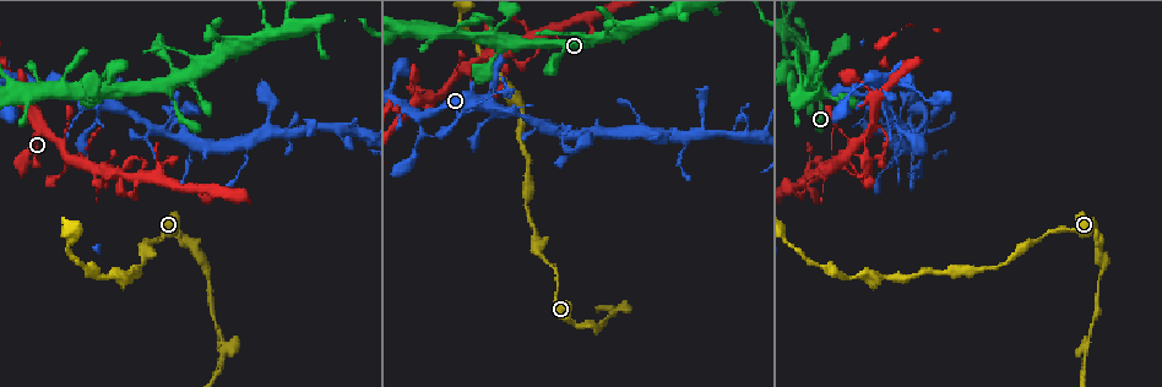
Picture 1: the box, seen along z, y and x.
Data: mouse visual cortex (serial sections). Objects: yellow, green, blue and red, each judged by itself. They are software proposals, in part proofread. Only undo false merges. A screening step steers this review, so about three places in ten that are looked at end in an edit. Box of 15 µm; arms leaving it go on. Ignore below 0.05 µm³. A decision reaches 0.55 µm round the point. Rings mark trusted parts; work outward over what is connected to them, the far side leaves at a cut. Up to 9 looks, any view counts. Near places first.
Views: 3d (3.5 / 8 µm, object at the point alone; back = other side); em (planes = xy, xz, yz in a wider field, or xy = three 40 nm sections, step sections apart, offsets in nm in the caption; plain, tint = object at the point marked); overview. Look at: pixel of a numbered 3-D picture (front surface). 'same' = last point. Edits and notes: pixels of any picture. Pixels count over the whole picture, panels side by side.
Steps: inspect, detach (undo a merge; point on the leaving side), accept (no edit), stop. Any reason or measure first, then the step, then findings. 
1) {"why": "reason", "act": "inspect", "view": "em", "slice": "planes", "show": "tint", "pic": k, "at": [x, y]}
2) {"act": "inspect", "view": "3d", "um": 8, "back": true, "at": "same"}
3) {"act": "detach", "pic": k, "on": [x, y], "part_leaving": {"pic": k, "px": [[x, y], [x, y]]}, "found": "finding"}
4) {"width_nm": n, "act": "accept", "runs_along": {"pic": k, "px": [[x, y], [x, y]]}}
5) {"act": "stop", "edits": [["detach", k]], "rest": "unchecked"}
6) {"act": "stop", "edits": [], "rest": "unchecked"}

{"act": "inspect", "view": "3d", "um": 8, "pic": 1, "at": [900, 133]}

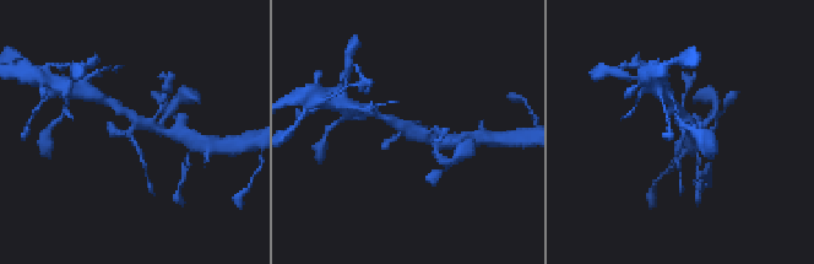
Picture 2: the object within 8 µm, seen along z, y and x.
{"why": "closer look", "act": "inspect", "view": "3d", "um": 3.5, "back": true, "pic": 2, "at": [132, 126]}

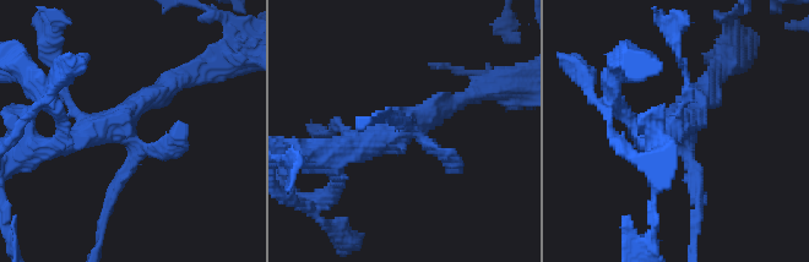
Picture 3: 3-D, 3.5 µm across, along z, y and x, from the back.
{"act": "inspect", "view": "em", "slice": "xy", "step": 1, "show": "tint", "pic": 3, "at": [685, 137]}

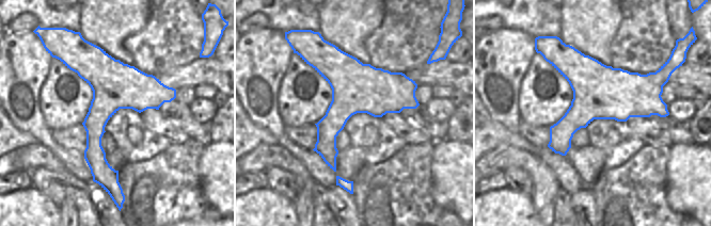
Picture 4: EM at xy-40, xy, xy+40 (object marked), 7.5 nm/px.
{"width_nm": 380, "act": "detach", "pic": 3, "on": [173, 151], "border": {"pic": 4, "px": [[325, 115], [331, 120], [336, 135]]}, "found": "a second cell is stuck on"}

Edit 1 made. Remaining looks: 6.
{"why": "calibre changes", "act": "inspect", "view": "3d", "um": 3.5, "pic": 1, "at": [494, 75]}

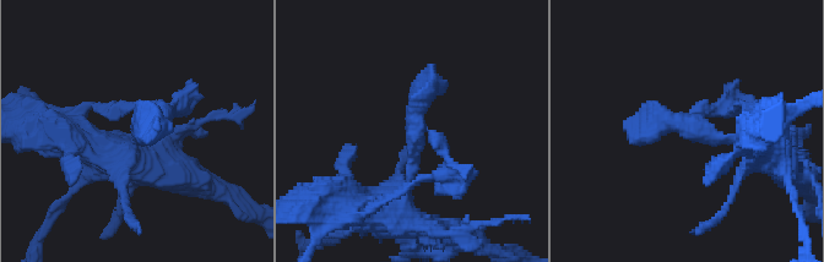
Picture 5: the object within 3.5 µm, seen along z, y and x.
{"why": "shape alone is not enough", "act": "inspect", "view": "em", "slice": "xy", "step": 5, "show": "tint", "pic": 5, "at": [682, 121]}

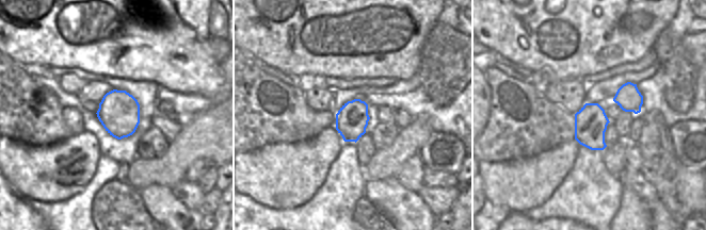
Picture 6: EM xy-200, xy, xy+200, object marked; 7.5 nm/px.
{"width_nm": 240, "act": "accept", "runs_along": {"pic": 5, "px": [[401, 194], [434, 65]]}, "found": "all the same cell"}

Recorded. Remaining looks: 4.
{"why": "abrupt turn", "act": "inspect", "view": "3d", "um": 3.5, "pic": 1, "at": [557, 45]}

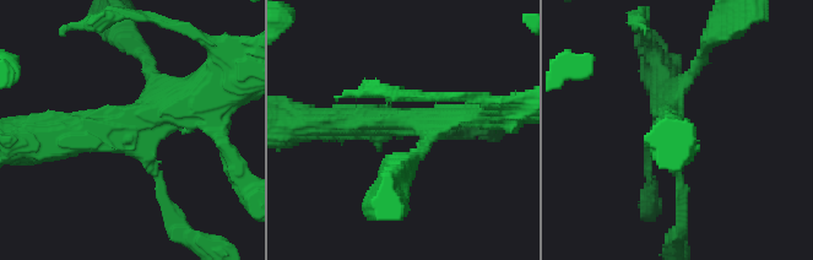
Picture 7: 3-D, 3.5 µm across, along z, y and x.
{"arms": 4, "arm_widths_nm": [150, 200, 300, 450], "act": "inspect", "view": "em", "slice": "xy", "step": 3, "show": "plain", "pic": 7, "at": [132, 142]}

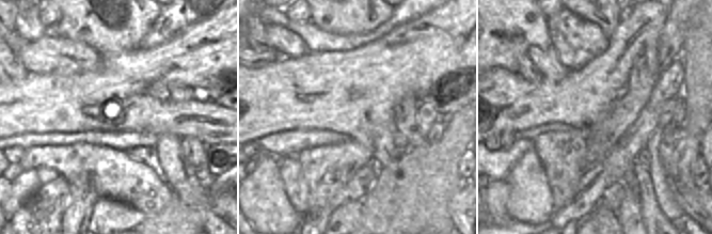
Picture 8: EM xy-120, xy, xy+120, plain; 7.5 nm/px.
{"why": "where the object lies", "act": "inspect", "view": "em", "slice": "xy", "step": 3, "show": "tint", "at": "same"}

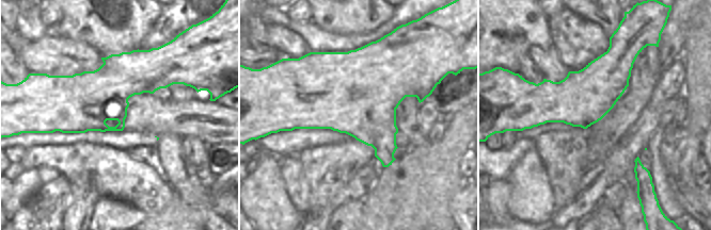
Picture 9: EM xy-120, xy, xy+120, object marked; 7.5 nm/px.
{"width_nm": 650, "act": "accept", "runs_along": {"pic": 7, "px": [[171, 212], [134, 140], [47, 140]]}, "found": "all the same cell"}

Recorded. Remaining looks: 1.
{"act": "stop", "edits": [["detach", 3]], "rest": "unchecked"}

